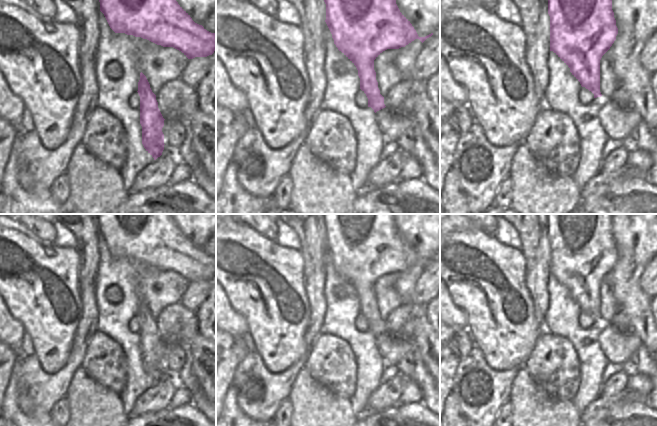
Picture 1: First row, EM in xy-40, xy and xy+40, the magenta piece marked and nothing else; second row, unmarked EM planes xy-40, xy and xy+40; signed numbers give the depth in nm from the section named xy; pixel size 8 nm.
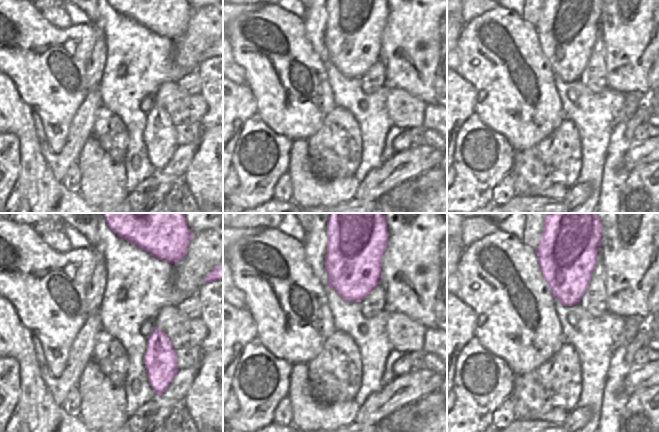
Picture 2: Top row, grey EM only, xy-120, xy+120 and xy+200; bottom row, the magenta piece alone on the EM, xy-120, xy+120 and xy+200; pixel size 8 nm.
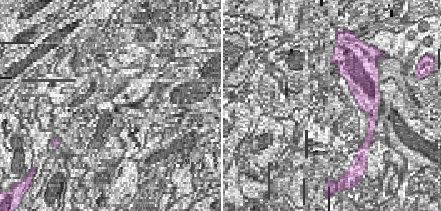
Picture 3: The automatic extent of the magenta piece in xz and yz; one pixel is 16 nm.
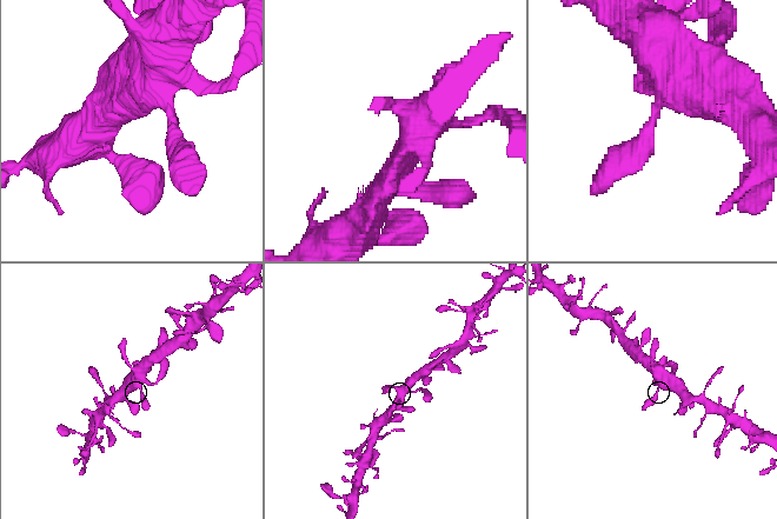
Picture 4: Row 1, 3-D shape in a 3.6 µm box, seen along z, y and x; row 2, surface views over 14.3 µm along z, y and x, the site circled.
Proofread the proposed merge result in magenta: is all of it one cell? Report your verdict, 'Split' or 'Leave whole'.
Leave whole.

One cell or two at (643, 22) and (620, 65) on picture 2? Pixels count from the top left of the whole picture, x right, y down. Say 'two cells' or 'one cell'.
one cell

